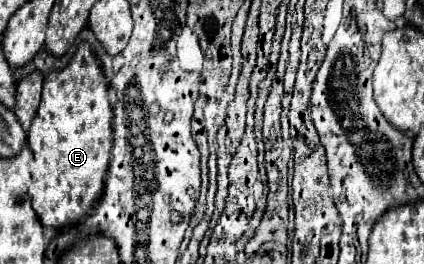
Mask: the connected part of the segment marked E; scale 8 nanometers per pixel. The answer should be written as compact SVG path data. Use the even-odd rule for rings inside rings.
M80 42L78 50L74 52L66 68L50 72L44 80L40 108L28 130L28 146L34 154L32 184L28 194L32 200L32 208L36 210L44 226L64 228L76 224L90 210L94 200L100 198L112 148L112 106L108 102L106 88L108 88L106 76L88 42Z

